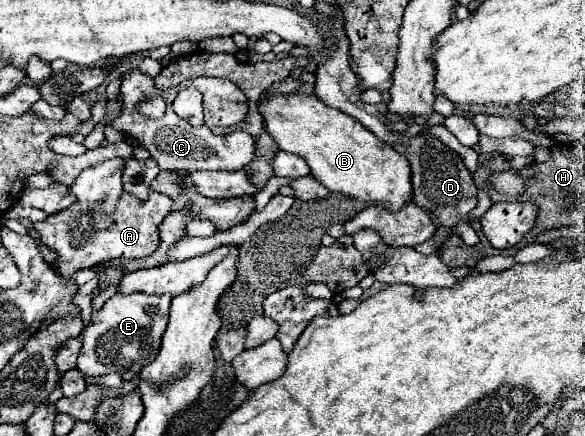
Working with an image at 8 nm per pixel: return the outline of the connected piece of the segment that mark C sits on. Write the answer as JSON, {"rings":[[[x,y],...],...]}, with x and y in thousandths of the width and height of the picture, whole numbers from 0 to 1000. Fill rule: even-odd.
{"rings":[[[236,158],[212,167],[209,209],[205,209],[212,250],[209,250],[205,268],[191,278],[191,287],[209,296],[215,310],[236,319],[243,333],[250,333],[256,356],[274,374],[274,388],[304,388],[304,392],[325,392],[325,397],[328,392],[410,392],[410,388],[417,388],[434,365],[438,319],[417,300],[400,300],[393,310],[366,310],[352,296],[352,287],[328,291],[325,282],[308,273],[294,250],[294,232],[304,218],[304,209],[308,209],[308,200],[287,204],[287,209],[267,204],[263,181],[239,167]],[[263,218],[277,218],[284,232],[280,282],[267,278],[267,273],[253,273],[250,264],[236,259],[236,236],[260,227]]]}

